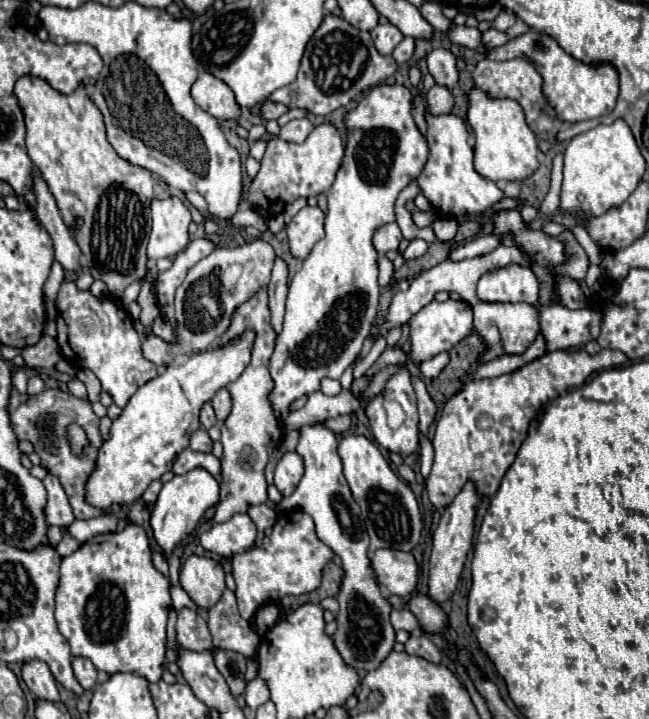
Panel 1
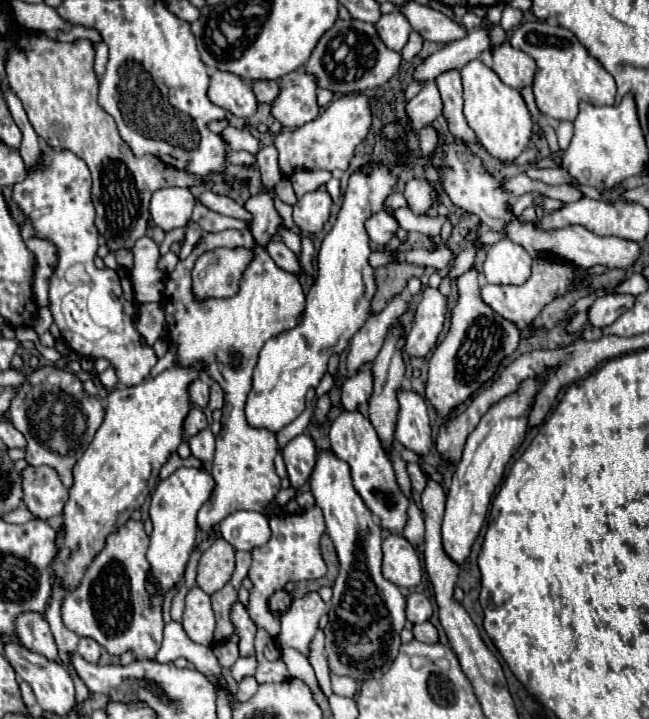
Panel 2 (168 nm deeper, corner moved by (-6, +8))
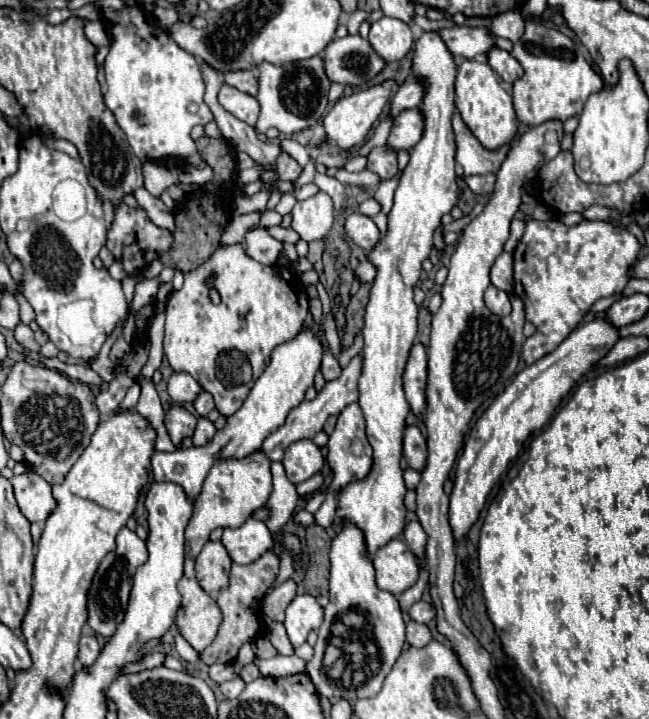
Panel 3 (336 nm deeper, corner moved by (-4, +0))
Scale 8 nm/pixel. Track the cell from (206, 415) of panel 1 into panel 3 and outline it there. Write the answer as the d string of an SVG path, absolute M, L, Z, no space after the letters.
M174 373L168 381L168 393L176 403L194 403L202 387L188 373Z

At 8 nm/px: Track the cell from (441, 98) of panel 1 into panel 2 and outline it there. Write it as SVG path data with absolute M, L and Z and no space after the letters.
M426 83L422 91L406 103L404 109L414 133L418 133L422 127L432 125L432 121L442 113L442 99L436 83Z

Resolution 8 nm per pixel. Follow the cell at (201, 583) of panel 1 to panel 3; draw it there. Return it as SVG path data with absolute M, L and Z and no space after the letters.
M208 541L196 559L196 579L206 593L216 593L228 583L232 561L220 541Z

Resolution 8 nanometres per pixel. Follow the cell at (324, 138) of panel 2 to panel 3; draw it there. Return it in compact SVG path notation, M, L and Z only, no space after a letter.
M386 81L382 85L374 85L370 89L352 93L342 97L340 101L336 101L336 105L328 111L328 115L324 117L324 135L328 143L336 143L342 151L350 151L352 147L360 147L366 143L368 133L372 129L372 125L378 121L386 101L390 99L390 93L394 91L396 83L394 81Z

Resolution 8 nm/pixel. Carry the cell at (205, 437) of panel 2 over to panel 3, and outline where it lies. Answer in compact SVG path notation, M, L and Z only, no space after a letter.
M200 417L200 419L198 419L198 427L196 427L196 431L194 431L194 437L192 437L194 447L204 447L204 445L214 437L214 433L216 433L214 425L212 425L206 417Z

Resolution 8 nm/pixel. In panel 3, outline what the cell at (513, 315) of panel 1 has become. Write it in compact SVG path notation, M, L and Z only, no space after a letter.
M490 285L484 293L484 303L486 307L494 313L494 315L510 315L512 311L512 305L510 305L510 299L504 291L496 289L494 285Z

